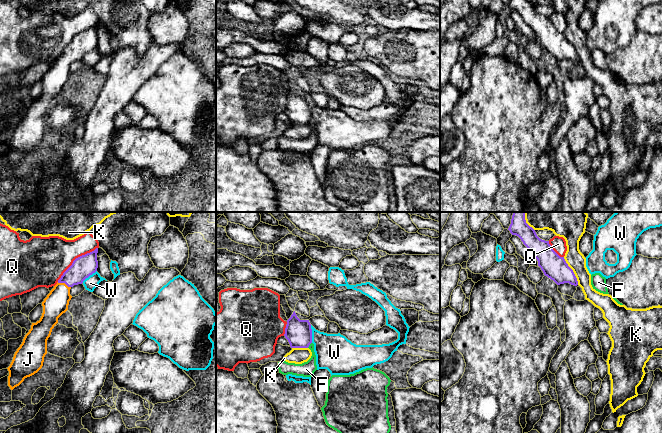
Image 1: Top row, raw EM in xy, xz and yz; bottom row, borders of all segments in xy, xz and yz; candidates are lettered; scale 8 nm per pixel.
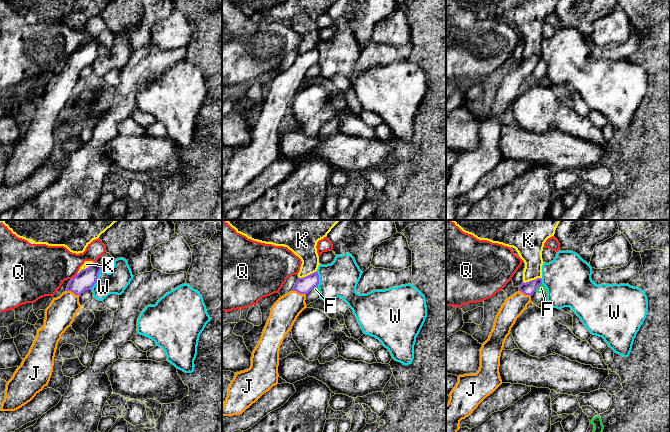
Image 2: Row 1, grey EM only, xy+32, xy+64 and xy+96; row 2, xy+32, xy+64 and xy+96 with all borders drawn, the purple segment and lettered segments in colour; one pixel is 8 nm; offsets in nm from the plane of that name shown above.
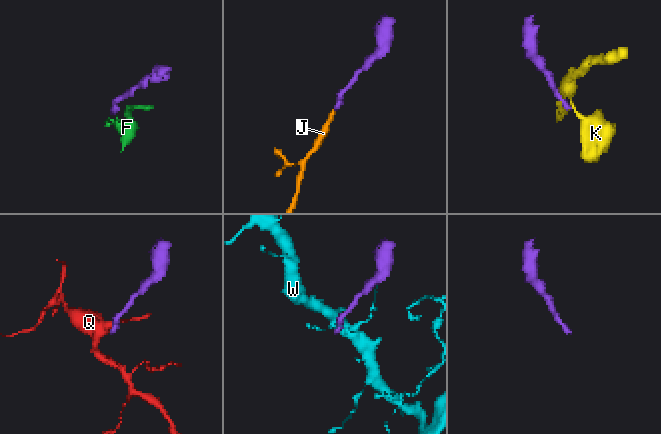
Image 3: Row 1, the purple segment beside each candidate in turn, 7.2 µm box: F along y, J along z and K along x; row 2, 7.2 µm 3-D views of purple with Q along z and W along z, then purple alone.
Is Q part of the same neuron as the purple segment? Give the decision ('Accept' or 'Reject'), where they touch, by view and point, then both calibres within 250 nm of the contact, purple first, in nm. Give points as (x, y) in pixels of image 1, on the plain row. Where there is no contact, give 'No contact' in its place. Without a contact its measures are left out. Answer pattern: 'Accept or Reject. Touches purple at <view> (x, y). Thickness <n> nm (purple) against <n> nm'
Reject. Touches purple at xy (75, 35). Thickness 180 nm (purple) against 360 nm

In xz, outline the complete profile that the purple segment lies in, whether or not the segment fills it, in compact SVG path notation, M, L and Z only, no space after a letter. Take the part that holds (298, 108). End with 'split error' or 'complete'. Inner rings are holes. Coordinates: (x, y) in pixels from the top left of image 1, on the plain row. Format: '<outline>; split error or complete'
M294 87L287 96L284 112L291 124L308 124L312 119L312 105L309 96L300 96Z; complete

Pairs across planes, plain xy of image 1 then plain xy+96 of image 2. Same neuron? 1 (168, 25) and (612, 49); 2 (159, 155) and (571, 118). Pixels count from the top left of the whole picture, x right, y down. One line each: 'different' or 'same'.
1: different
2: different

